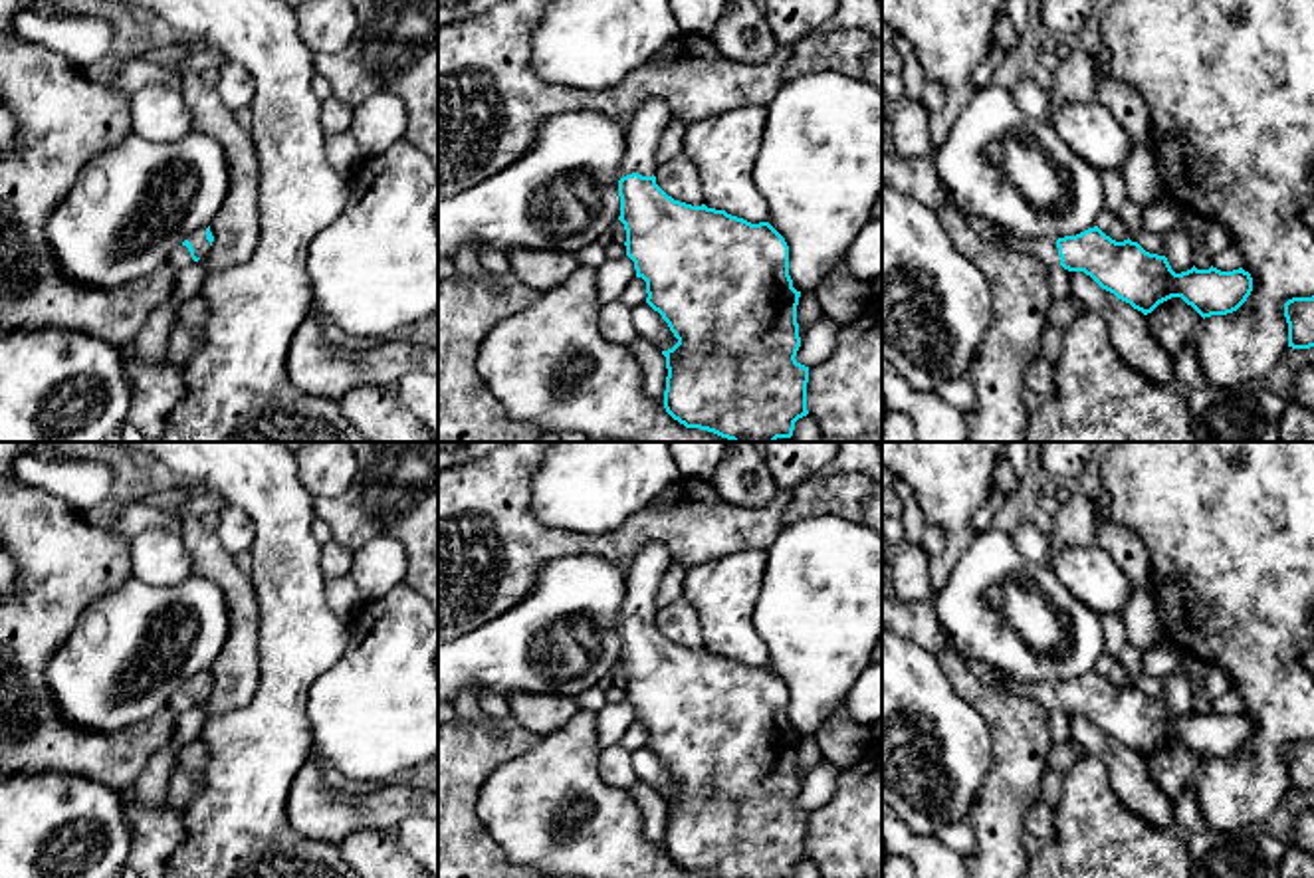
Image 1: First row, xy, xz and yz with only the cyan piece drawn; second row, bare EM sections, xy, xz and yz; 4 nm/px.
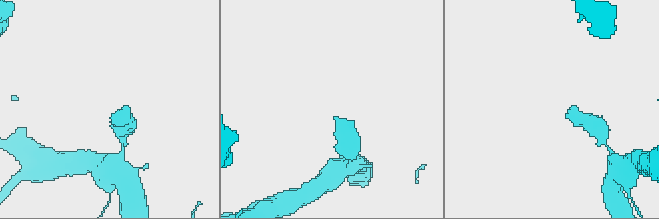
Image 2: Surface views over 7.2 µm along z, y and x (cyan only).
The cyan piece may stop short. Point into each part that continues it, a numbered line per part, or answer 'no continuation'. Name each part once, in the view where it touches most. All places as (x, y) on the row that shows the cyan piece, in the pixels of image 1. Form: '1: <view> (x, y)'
1: xy (197, 238)

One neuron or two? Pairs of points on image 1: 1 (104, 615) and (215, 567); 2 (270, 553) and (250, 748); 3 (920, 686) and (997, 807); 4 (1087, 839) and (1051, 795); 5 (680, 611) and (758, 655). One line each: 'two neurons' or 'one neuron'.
1: two neurons
2: one neuron
3: two neurons
4: two neurons
5: two neurons

